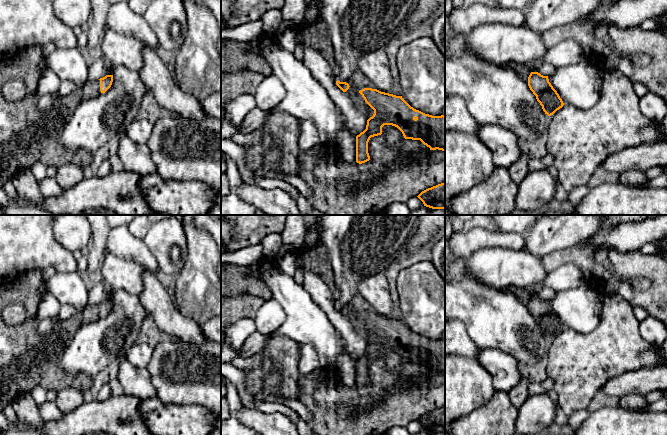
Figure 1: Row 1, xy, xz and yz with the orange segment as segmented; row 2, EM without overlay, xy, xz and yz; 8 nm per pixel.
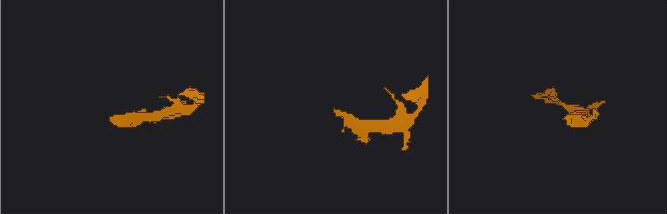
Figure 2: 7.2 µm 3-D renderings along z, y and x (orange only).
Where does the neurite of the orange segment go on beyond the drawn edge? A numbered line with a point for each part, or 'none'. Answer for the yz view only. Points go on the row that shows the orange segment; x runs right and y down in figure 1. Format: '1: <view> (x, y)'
1: yz (523, 71)

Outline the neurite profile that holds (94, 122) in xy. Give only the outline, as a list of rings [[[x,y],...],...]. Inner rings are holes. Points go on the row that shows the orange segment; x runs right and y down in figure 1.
[[[116,66],[112,75],[111,87],[105,93],[82,101],[65,124],[60,142],[67,151],[84,150],[93,154],[114,136],[125,133],[130,124],[136,120],[142,99],[148,91],[139,72],[124,66]]]

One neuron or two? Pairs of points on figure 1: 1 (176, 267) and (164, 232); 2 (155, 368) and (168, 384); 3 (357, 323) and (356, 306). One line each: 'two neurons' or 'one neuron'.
1: one neuron
2: one neuron
3: one neuron

